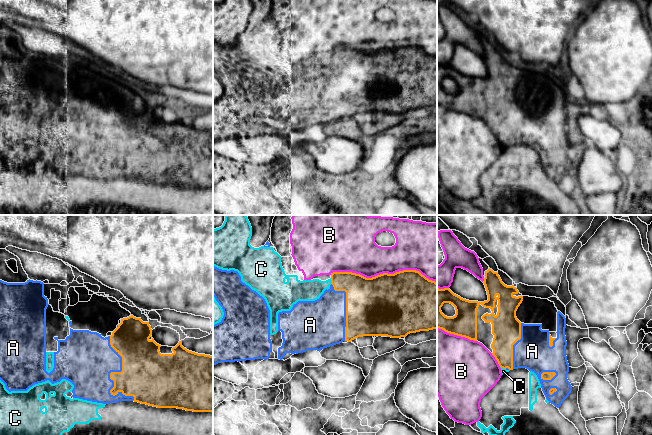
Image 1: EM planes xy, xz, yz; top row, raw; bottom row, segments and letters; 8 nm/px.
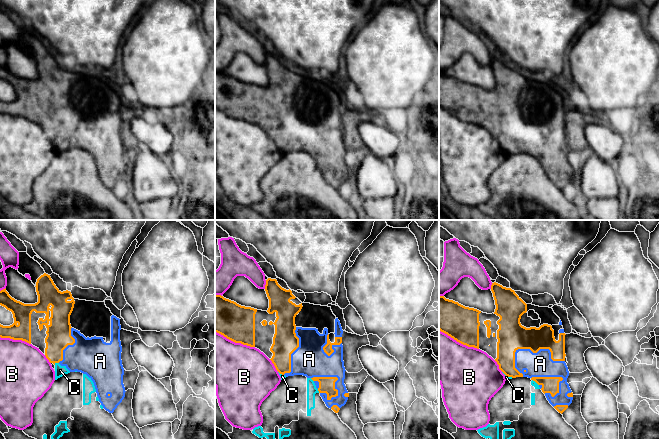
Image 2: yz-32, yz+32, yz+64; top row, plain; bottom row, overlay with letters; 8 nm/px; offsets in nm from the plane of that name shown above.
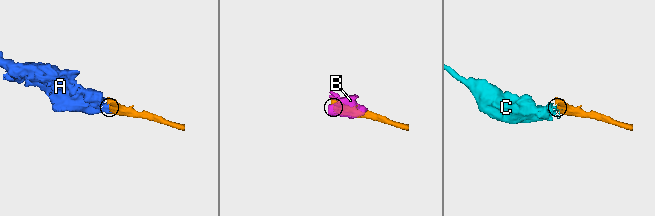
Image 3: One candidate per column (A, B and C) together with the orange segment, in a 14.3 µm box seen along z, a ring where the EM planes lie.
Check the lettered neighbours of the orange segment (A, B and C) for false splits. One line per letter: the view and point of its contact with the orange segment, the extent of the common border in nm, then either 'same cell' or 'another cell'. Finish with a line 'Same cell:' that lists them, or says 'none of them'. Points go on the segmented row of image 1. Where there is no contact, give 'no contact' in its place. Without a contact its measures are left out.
A: meets orange in xy at (110, 373); contact 550 nm long; same cell
B: meets orange in xz at (383, 273); contact 850 nm long; another cell
C: meets orange in xz at (331, 281); contact 50 nm long; another cell
Same cell: A

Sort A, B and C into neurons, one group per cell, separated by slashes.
A / B / C

